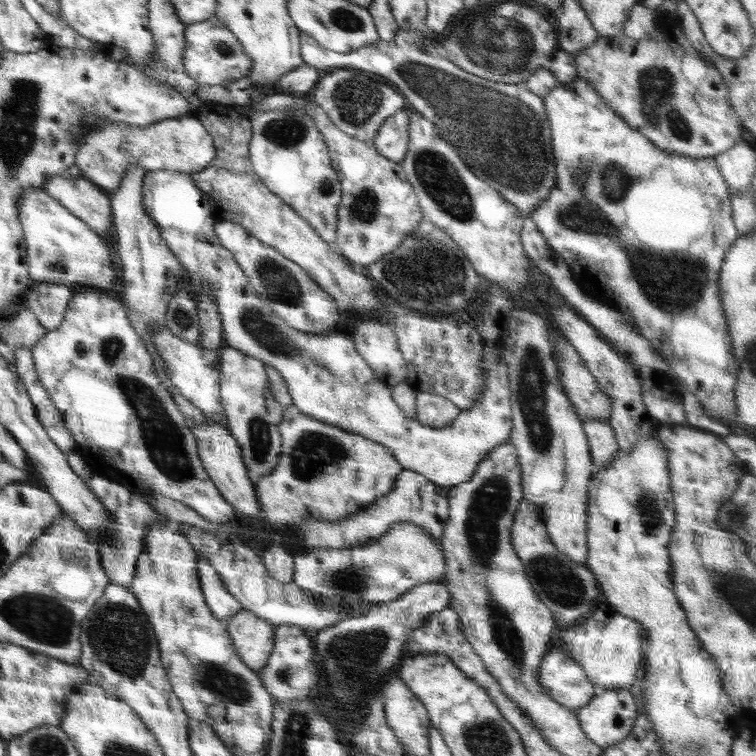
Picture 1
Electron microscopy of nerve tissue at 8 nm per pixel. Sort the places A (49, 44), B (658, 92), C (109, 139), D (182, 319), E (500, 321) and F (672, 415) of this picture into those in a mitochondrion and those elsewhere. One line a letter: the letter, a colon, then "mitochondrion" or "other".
A: other
B: mitochondrion
C: mitochondrion
D: mitochondrion
E: other
F: other

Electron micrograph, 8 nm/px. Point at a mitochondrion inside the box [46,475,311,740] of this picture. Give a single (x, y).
(118, 637)

